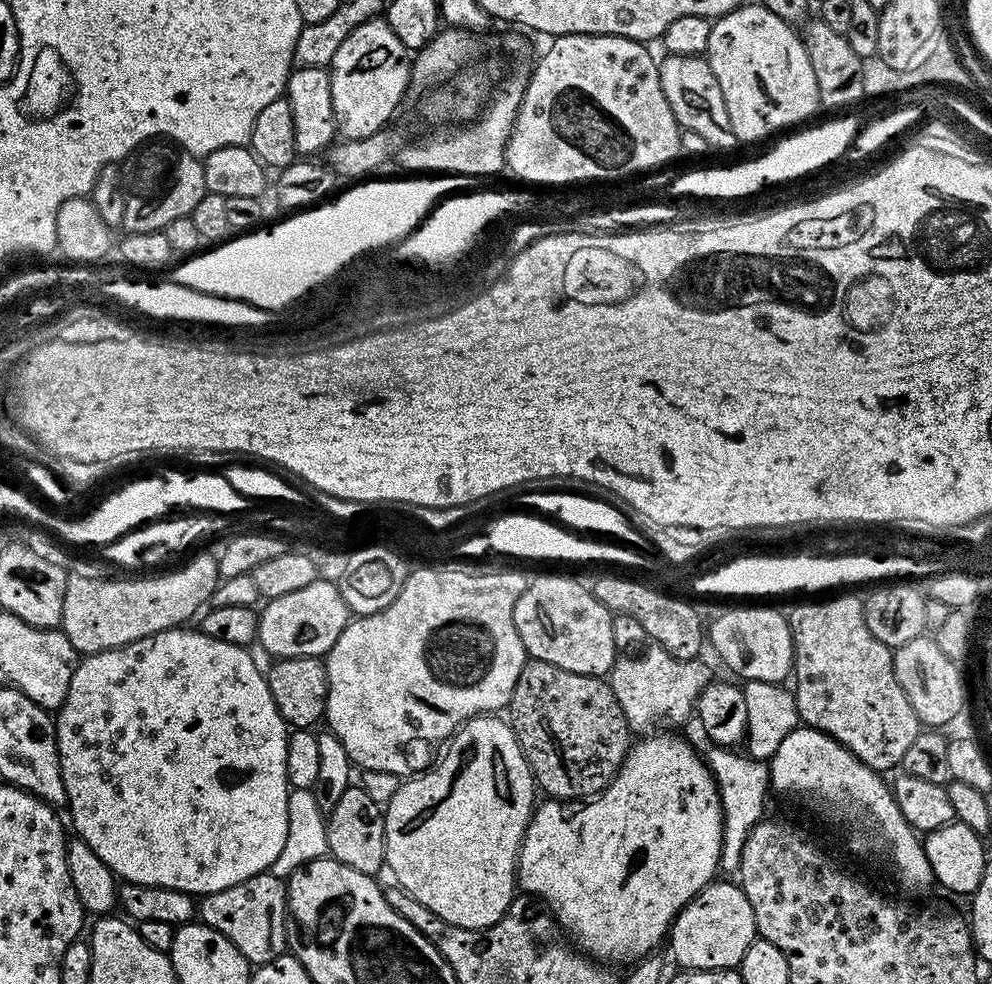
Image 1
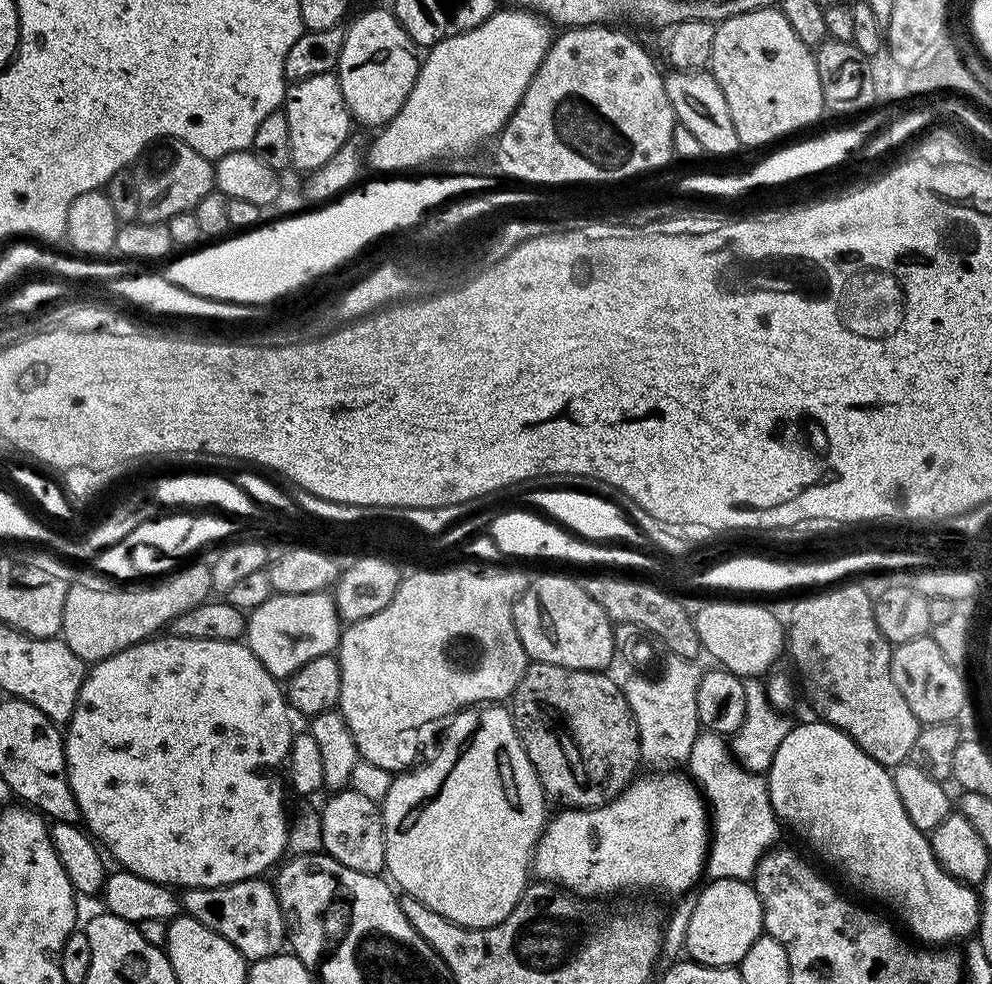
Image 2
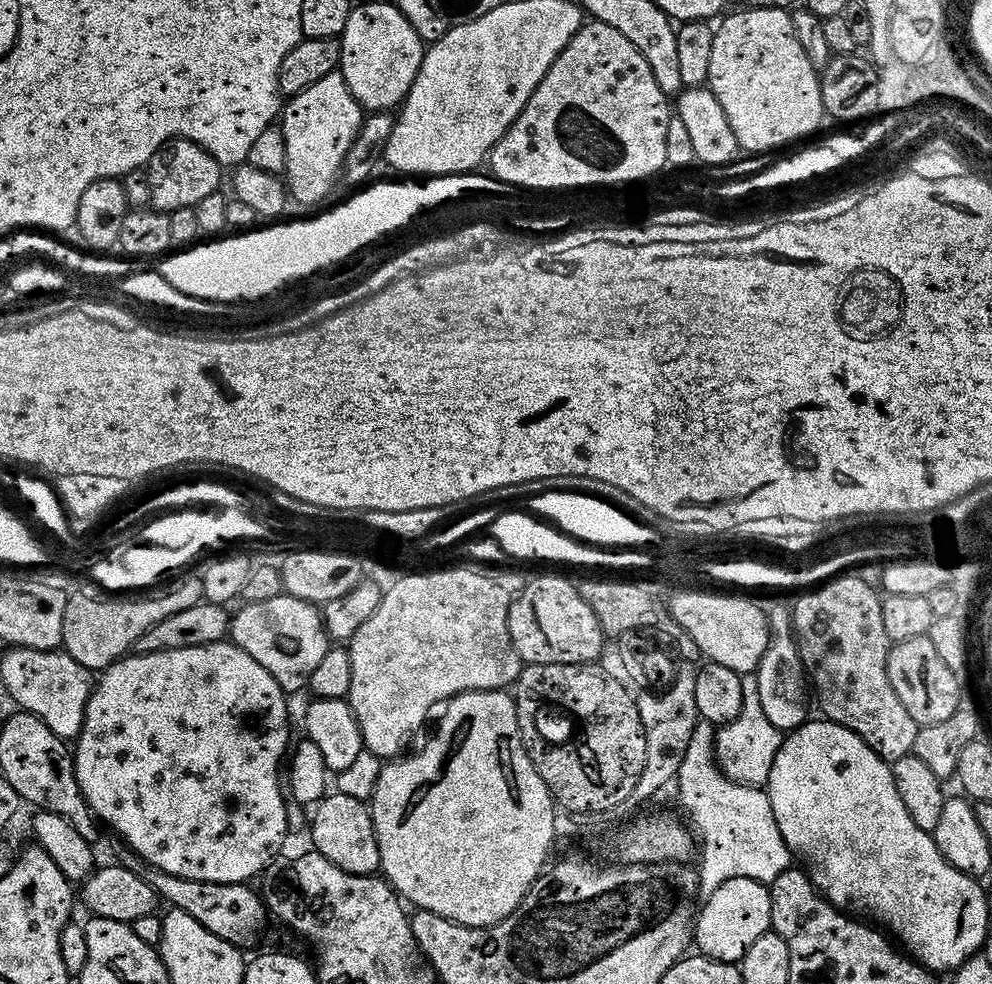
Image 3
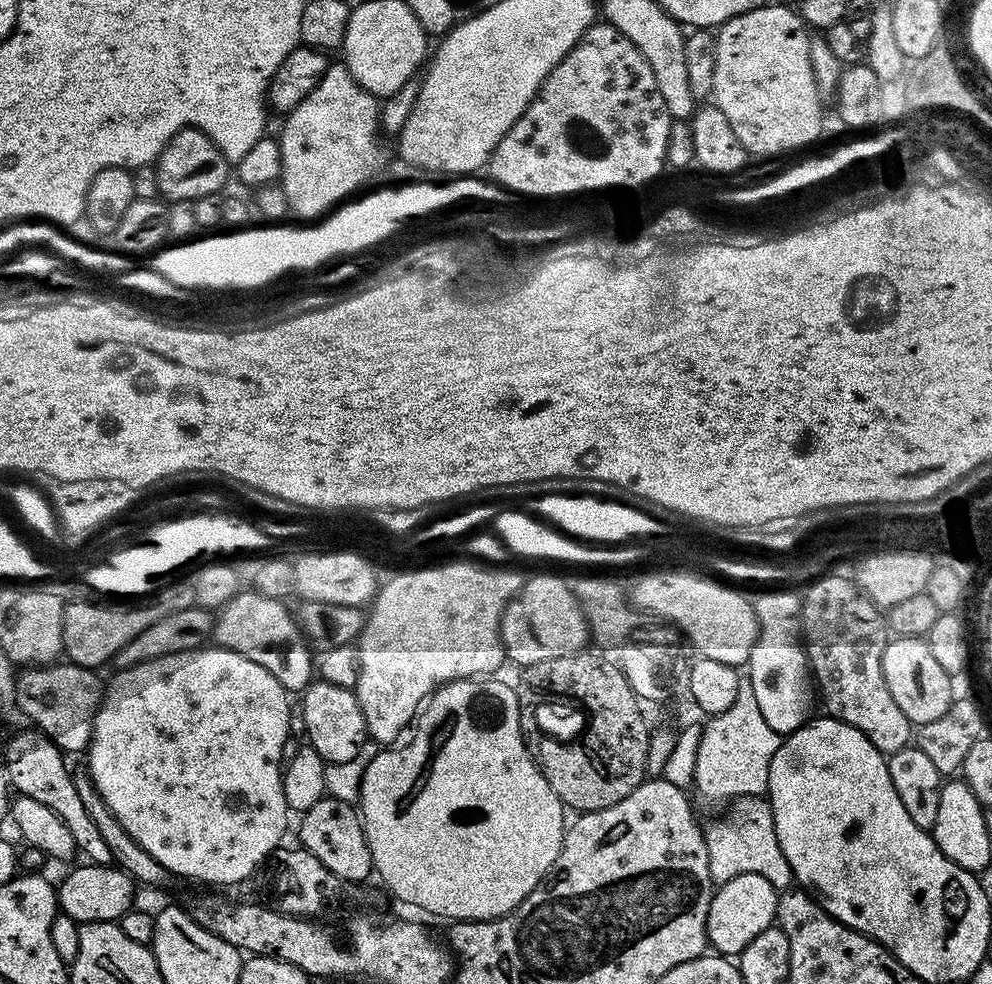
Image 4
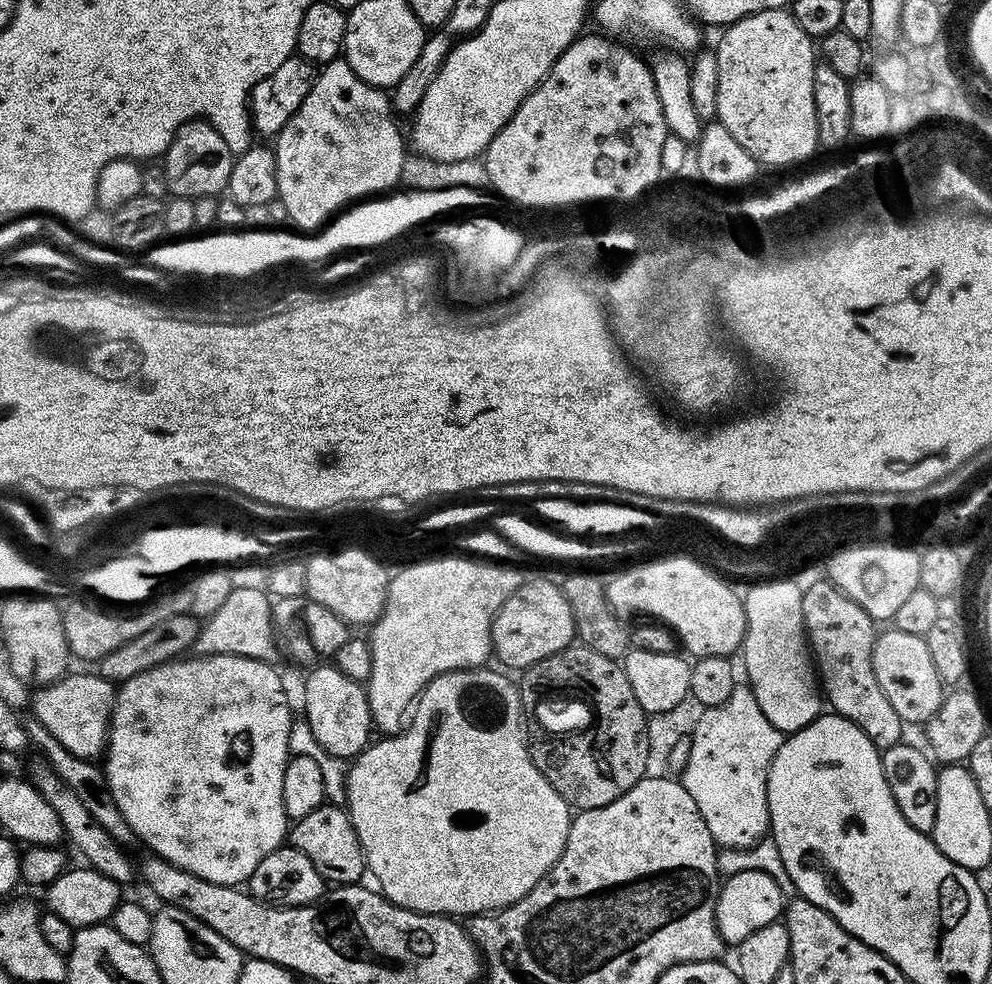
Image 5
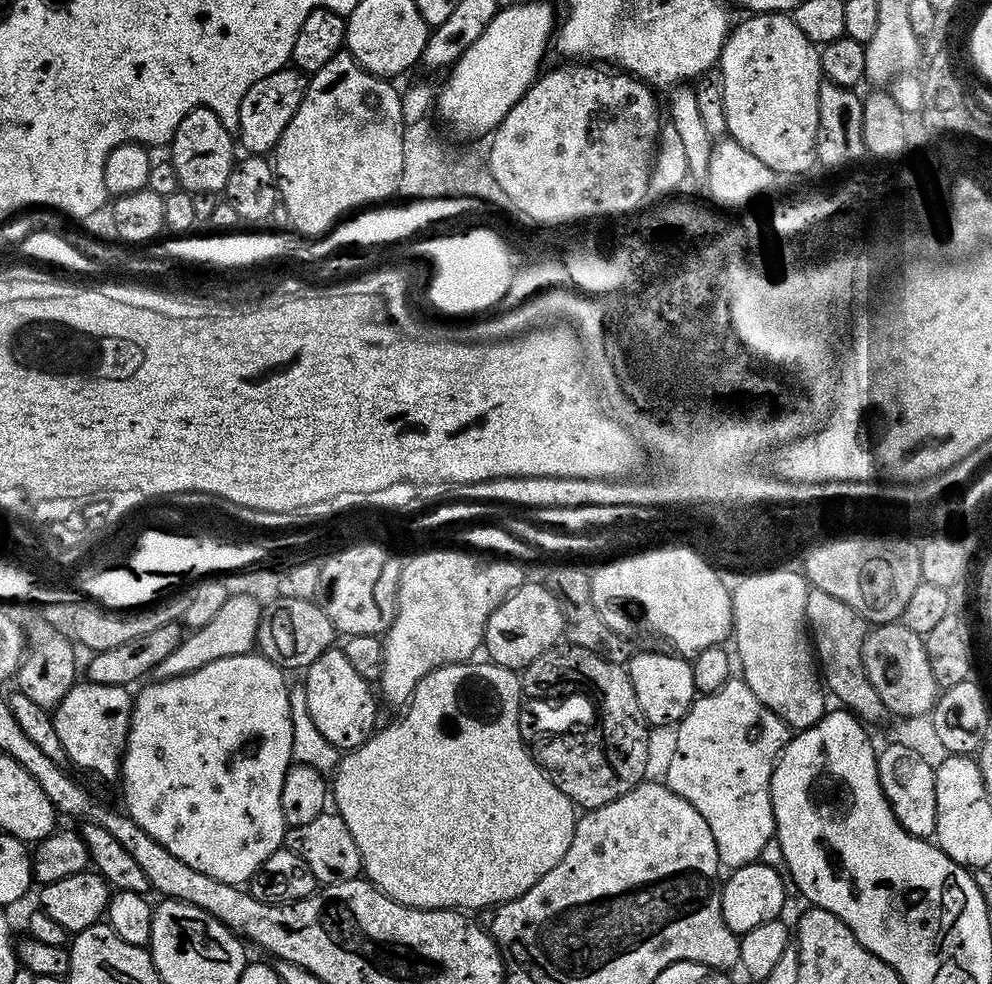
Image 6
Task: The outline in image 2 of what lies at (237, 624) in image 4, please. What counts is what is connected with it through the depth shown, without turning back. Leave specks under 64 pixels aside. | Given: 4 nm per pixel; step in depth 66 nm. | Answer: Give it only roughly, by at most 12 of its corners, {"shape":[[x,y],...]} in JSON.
{"shape":[[327,591],[274,594],[246,616],[248,649],[277,678],[337,651]]}

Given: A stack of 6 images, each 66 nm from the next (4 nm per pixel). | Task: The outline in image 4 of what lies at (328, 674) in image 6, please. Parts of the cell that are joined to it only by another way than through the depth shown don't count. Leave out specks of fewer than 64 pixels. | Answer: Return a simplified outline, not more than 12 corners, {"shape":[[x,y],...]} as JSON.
{"shape":[[322,678],[298,716],[325,764],[350,762],[369,739],[355,691]]}

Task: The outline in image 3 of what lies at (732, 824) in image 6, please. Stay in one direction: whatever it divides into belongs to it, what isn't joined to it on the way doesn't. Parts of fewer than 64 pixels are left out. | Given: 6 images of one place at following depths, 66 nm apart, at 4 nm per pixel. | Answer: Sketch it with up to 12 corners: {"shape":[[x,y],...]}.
{"shape":[[741,675],[742,710],[715,729],[715,759],[735,783],[767,785],[785,733]]}

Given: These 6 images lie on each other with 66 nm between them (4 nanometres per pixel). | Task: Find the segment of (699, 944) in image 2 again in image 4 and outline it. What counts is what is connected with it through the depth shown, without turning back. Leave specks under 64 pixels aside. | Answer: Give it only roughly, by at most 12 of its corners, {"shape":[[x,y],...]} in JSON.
{"shape":[[759,873],[712,893],[713,953],[736,958],[773,927],[778,891]]}

